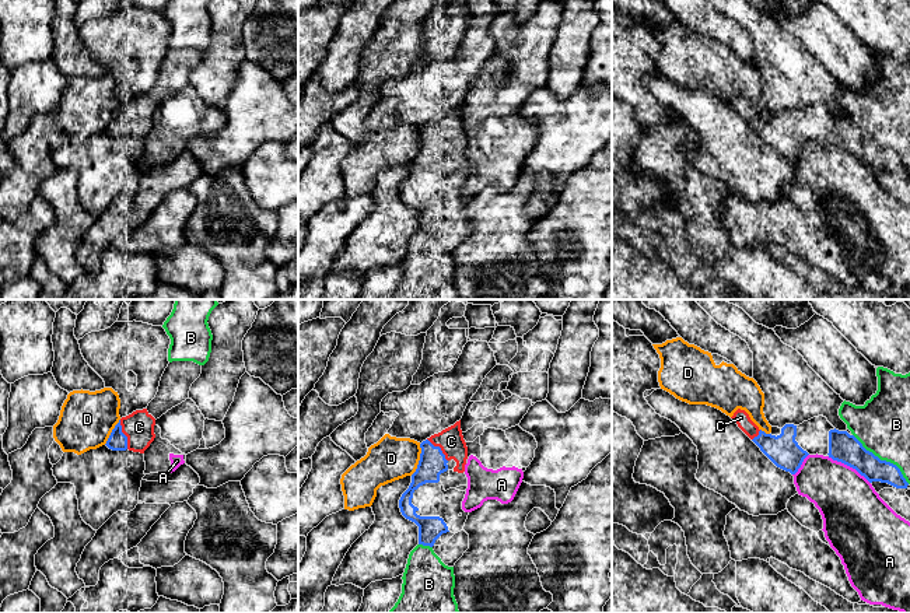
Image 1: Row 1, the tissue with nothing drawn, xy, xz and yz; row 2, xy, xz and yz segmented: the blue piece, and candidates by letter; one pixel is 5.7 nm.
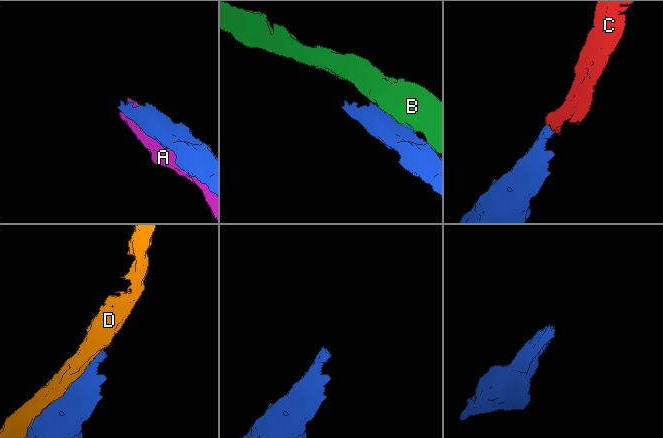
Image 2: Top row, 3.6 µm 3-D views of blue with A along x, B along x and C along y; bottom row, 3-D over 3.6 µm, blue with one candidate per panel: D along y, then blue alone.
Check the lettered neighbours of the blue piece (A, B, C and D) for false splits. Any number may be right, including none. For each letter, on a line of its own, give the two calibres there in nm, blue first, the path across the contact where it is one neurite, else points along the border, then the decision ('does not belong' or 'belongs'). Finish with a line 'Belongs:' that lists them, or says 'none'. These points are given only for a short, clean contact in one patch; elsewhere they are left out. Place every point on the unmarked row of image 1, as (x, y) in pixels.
A: 170/340 nm | does not belong
B: 170/320 nm | does not belong
C: 110/180 nm | belongs
D: 150/240 nm | does not belong
Belongs: C

